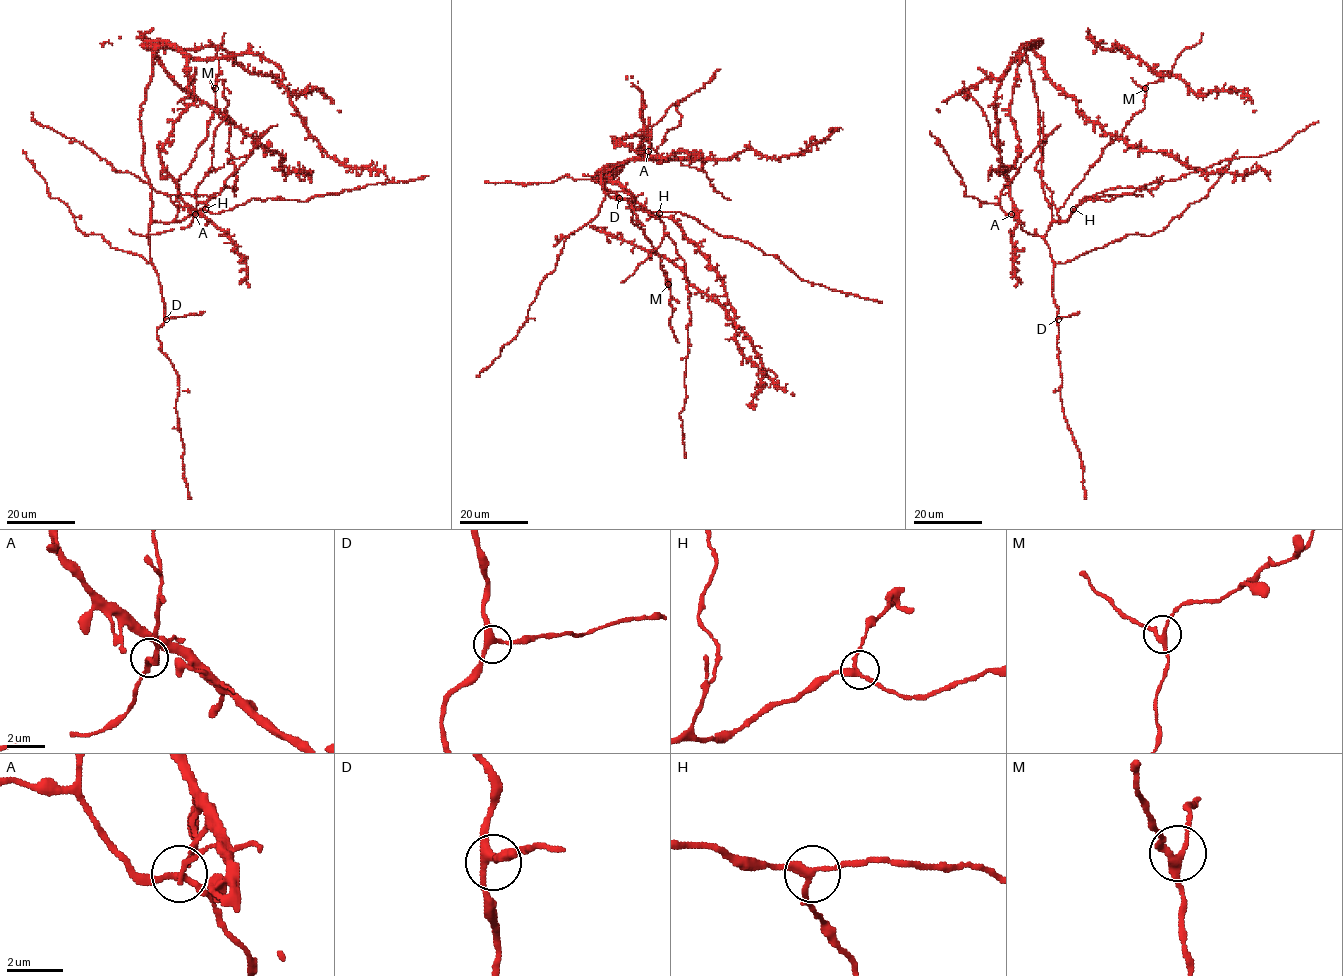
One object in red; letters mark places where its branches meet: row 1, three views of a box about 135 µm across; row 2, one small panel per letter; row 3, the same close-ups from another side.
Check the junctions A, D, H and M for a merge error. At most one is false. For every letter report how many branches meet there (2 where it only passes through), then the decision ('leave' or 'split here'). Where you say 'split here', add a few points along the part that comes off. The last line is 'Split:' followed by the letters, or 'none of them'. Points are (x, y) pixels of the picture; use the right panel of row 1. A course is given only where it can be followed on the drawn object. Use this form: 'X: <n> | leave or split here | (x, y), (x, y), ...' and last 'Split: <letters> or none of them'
A: 3 | leave
D: 3 | leave
H: 3 | leave
M: 3 | leave
Split: none of them

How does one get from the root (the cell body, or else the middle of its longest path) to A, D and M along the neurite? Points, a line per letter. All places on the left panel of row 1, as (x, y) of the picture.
A: (142, 136), (141, 104), (155, 51), (173, 45), (185, 58), (194, 101), (174, 124), (161, 164), (195, 214)
D: (142, 136), (142, 167), (151, 188), (152, 202), (149, 253), (158, 276), (166, 319)
M: (142, 136), (144, 173), (178, 211), (178, 180), (207, 136), (208, 121), (216, 111), (215, 88)

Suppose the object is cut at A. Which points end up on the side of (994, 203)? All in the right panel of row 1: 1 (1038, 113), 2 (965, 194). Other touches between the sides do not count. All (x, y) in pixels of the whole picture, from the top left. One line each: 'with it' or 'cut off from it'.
1: cut off from it
2: with it

